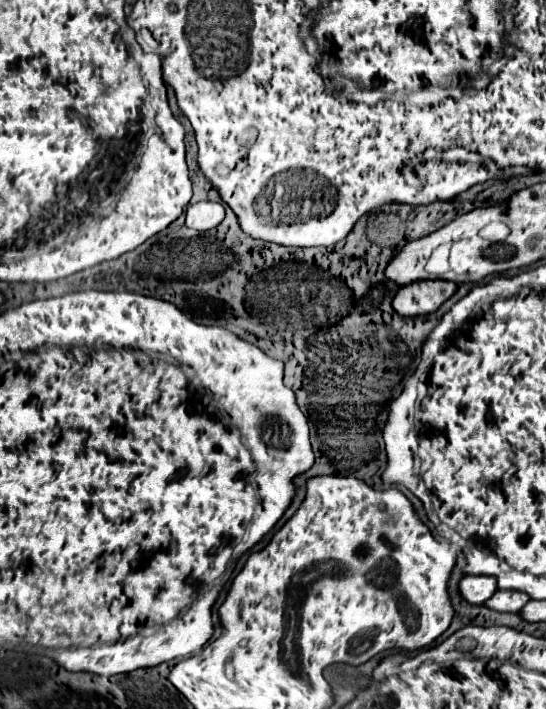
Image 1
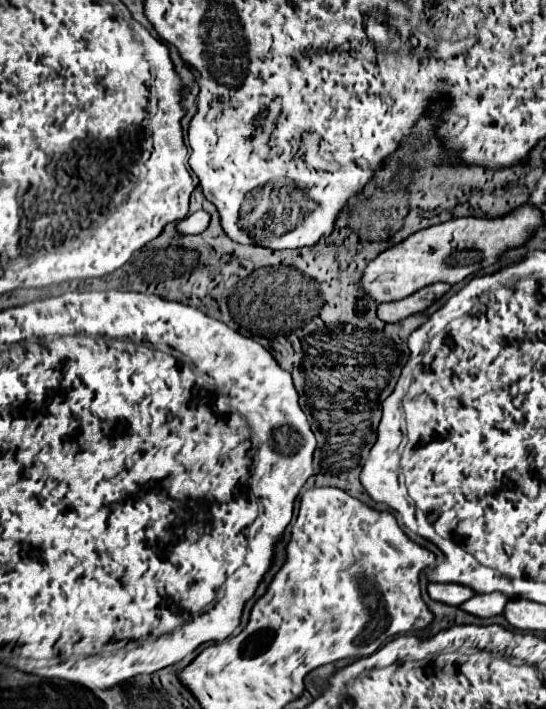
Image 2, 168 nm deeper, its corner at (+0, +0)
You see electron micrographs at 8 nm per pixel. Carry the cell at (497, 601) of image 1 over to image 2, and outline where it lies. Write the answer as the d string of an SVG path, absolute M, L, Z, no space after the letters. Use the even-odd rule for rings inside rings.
M492 592L492 594L478 594L470 600L466 600L460 608L474 614L474 616L480 616L480 618L490 618L490 616L498 616L504 612L504 606L508 604L508 596L506 594L500 594L500 592Z

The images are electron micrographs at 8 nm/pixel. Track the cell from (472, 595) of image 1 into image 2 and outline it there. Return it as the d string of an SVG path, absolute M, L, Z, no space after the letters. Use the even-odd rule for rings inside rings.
M430 584L428 586L428 594L432 600L450 604L450 606L460 606L462 602L466 602L468 598L476 596L476 592L468 590L468 586L460 586L460 584Z

